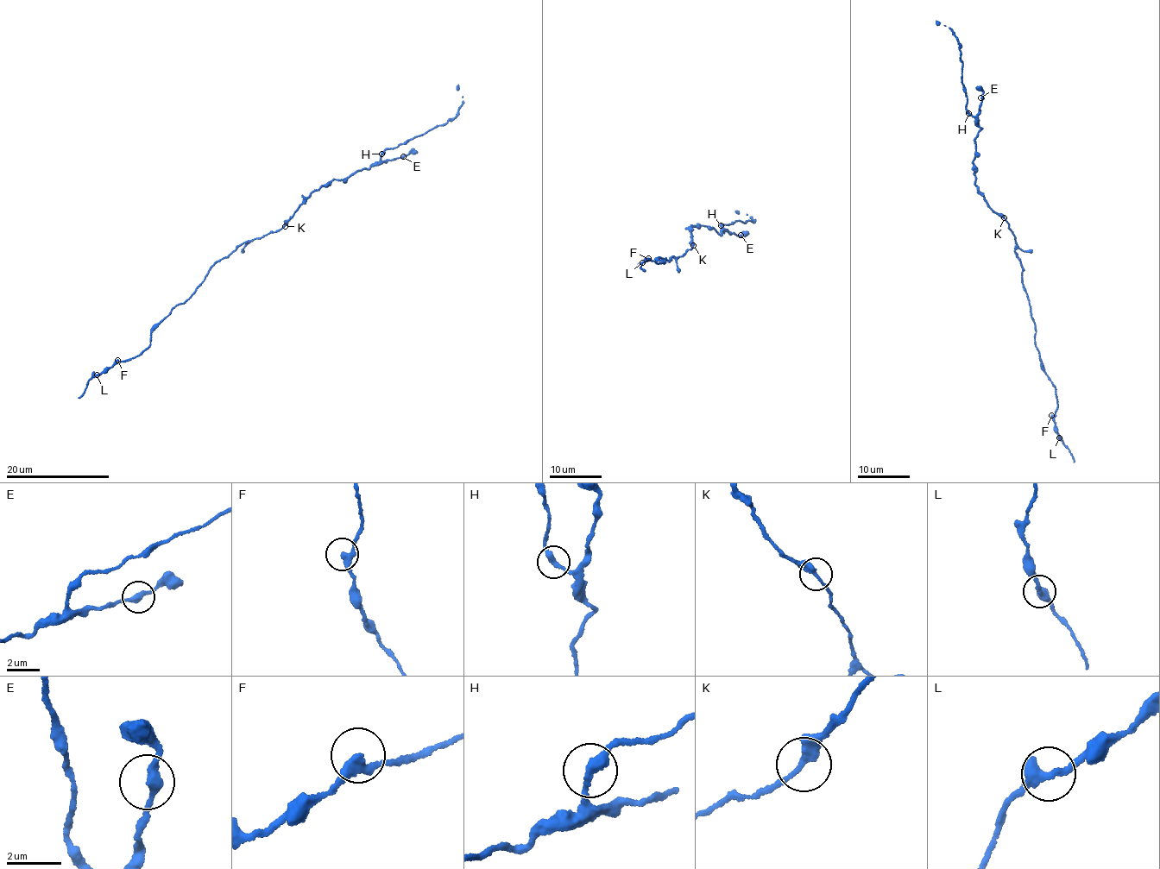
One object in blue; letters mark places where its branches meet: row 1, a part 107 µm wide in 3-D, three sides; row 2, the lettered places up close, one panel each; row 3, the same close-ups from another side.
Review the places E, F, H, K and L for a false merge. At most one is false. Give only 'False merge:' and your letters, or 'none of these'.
False merge: none of these

